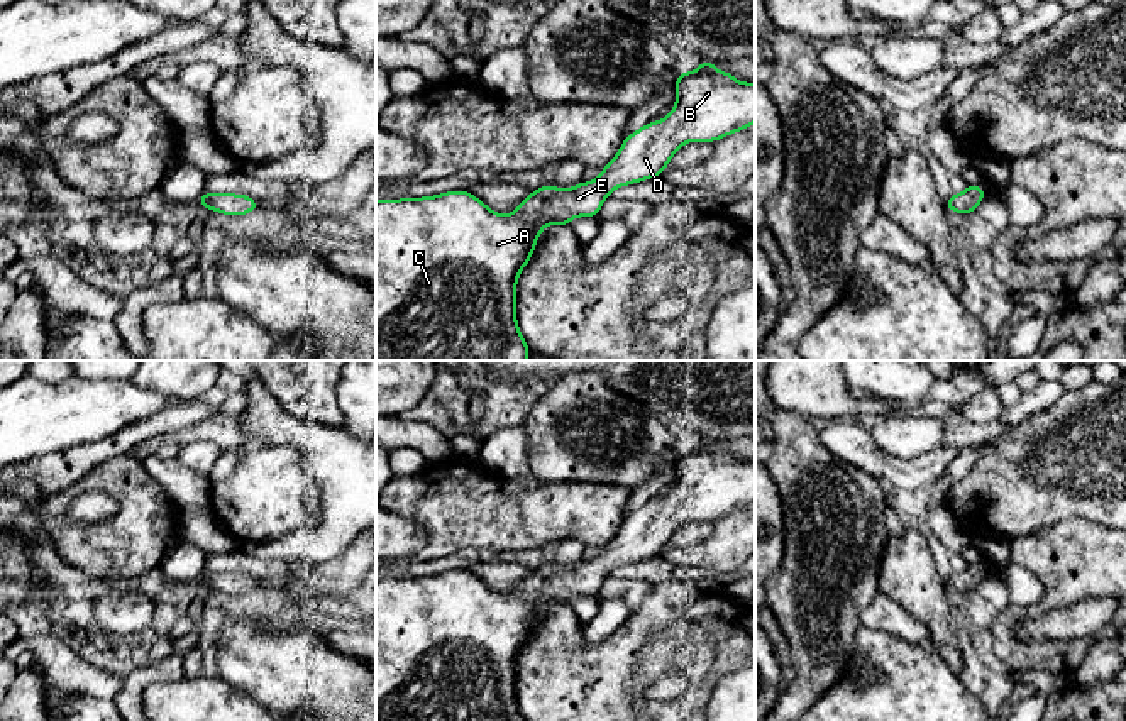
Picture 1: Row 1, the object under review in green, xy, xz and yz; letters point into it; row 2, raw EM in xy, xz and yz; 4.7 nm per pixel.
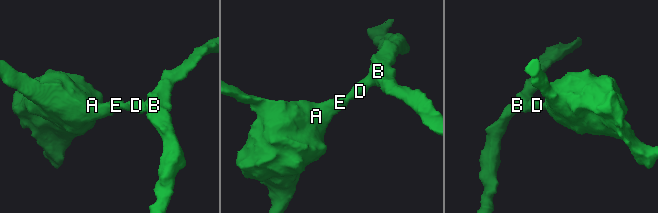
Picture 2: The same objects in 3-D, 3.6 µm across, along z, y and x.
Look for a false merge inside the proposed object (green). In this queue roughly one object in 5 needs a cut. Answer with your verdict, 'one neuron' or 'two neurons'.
one neuron

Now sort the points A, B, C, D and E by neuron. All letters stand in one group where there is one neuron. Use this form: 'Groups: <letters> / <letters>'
Groups: A B C D E

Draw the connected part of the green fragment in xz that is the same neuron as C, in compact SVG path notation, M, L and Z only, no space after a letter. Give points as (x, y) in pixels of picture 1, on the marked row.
M703 59L696 71L681 71L676 108L665 118L630 134L596 181L581 181L571 190L545 184L506 217L489 210L469 191L376 201L376 360L527 360L532 350L518 330L516 279L542 228L549 223L567 227L574 217L596 217L611 190L660 176L682 144L715 142L755 122L755 83L742 83L730 73L716 71L716 64Z

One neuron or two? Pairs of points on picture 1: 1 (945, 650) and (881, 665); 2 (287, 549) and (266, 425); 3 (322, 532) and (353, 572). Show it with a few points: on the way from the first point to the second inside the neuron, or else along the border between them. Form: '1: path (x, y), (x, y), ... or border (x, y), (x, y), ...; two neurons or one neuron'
1: border (935, 650), (959, 677); two neurons
2: path (327, 523), (331, 520), (331, 466), (307, 442); one neuron
3: border (356, 537), (342, 552), (324, 562), (303, 562); two neurons

